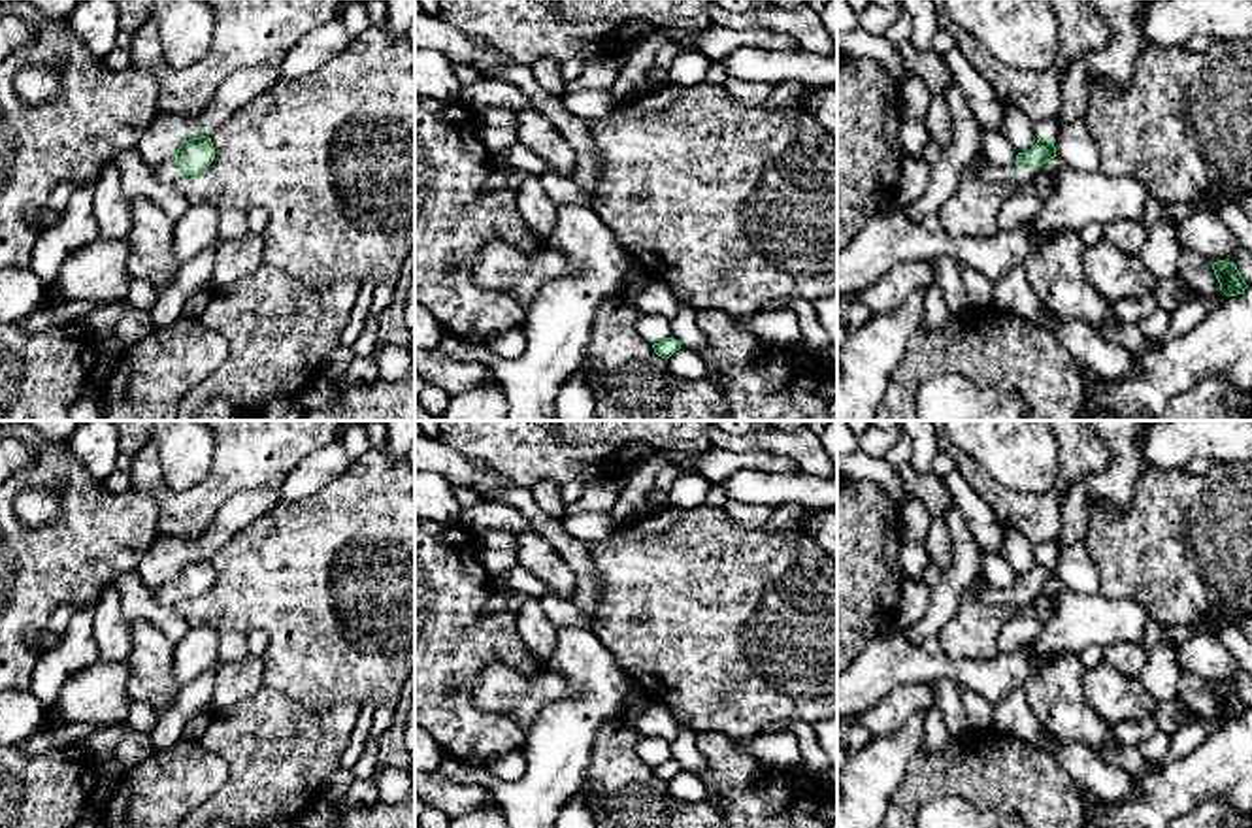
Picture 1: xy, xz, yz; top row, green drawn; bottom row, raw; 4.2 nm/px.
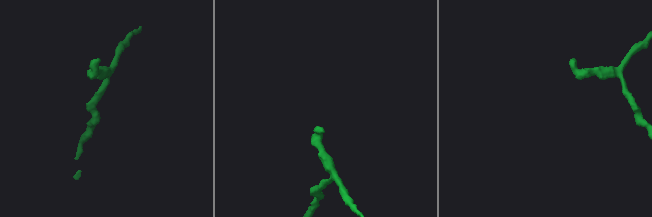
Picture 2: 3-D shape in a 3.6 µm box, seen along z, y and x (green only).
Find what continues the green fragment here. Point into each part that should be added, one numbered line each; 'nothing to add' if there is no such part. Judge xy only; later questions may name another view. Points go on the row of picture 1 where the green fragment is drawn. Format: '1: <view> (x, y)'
1: xy (168, 172)

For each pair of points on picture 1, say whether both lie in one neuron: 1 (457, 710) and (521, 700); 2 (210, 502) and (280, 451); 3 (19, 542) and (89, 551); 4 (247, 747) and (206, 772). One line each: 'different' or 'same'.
1: different
2: same
3: same
4: different

